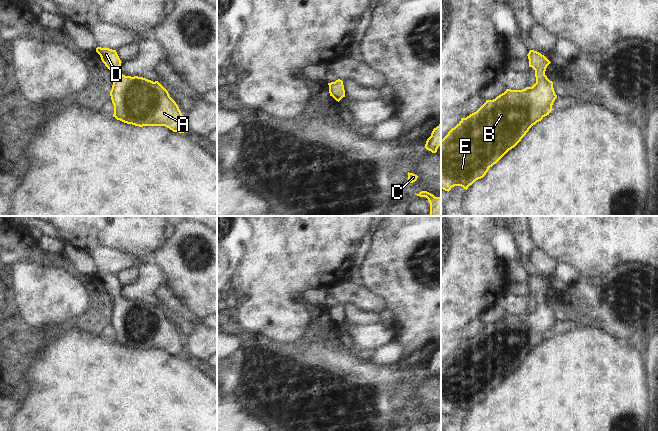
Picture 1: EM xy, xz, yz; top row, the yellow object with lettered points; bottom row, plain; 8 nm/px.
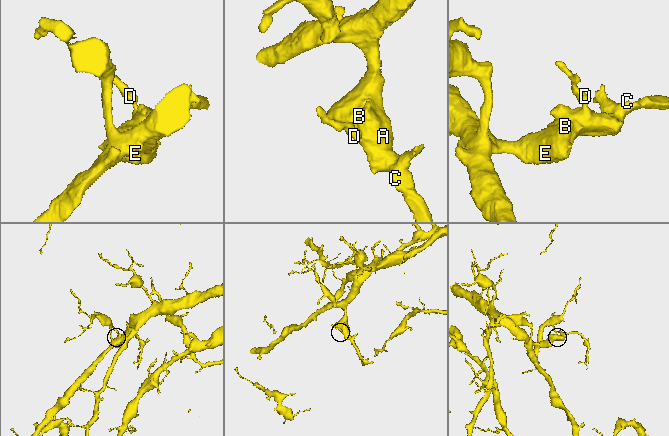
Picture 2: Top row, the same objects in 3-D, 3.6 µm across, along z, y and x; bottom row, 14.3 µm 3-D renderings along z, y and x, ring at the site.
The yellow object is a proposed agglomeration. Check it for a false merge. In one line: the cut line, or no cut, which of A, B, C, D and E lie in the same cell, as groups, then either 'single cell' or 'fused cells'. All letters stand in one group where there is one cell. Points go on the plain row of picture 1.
no cut | A B C D E | single cell

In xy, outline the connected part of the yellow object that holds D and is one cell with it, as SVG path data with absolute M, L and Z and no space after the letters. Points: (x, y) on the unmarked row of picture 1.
M97 271L96 276L102 286L113 297L114 306L110 315L114 338L117 344L135 350L165 350L173 356L184 357L184 340L168 315L158 306L138 300L125 300L120 296L121 284L116 276L109 272Z

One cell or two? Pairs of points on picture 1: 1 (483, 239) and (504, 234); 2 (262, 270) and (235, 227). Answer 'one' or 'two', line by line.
1: two
2: two

